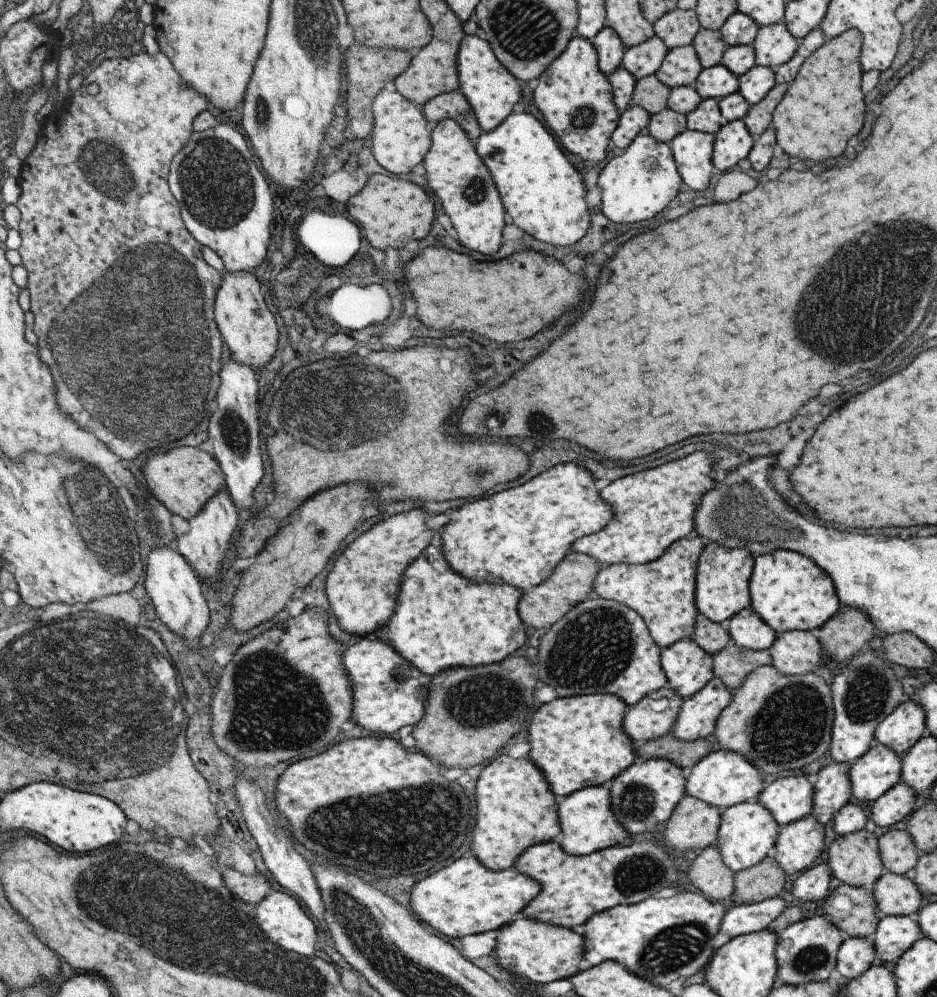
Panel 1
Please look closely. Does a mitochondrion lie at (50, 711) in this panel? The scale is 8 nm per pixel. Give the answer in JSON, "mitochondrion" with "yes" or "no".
{"mitochondrion":"yes"}

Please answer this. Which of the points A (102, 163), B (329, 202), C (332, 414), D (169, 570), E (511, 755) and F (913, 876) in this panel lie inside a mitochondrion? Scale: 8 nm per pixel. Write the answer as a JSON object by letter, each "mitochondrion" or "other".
{"A":"mitochondrion","B":"other","C":"mitochondrion","D":"other","E":"other","F":"other"}

